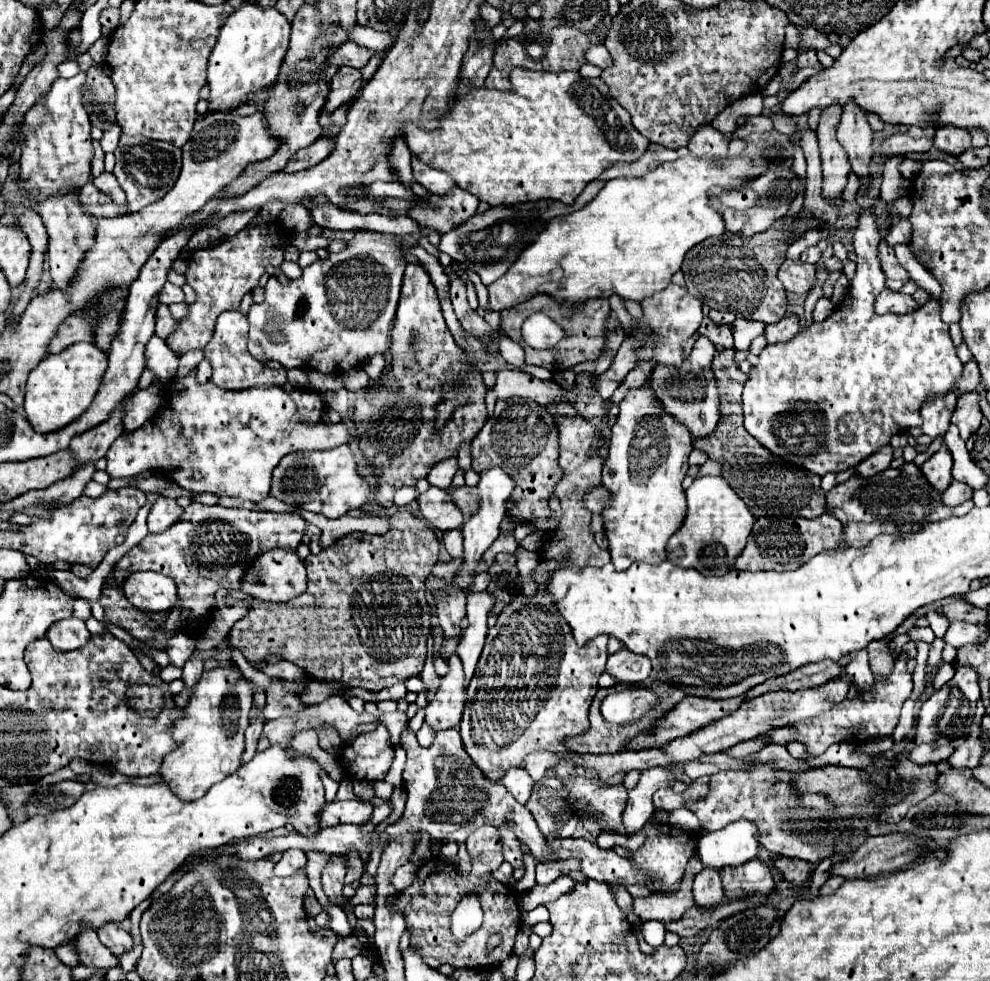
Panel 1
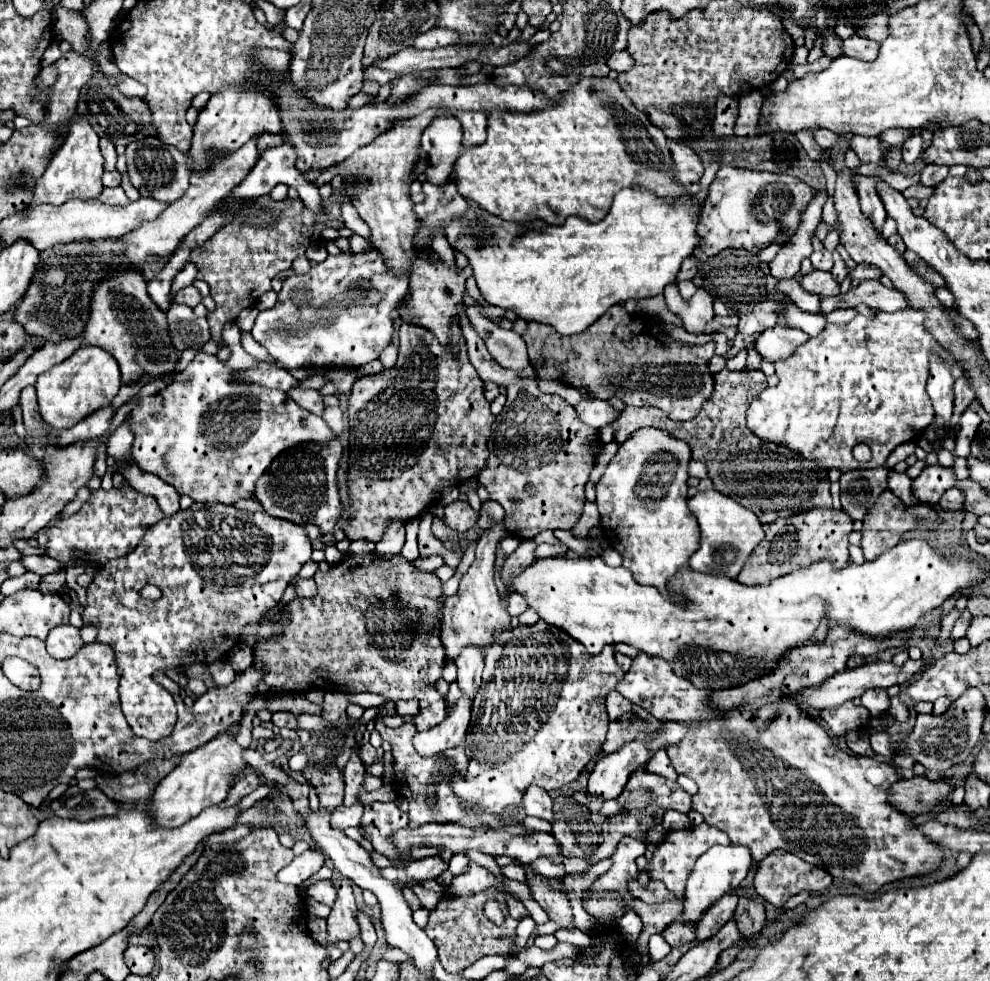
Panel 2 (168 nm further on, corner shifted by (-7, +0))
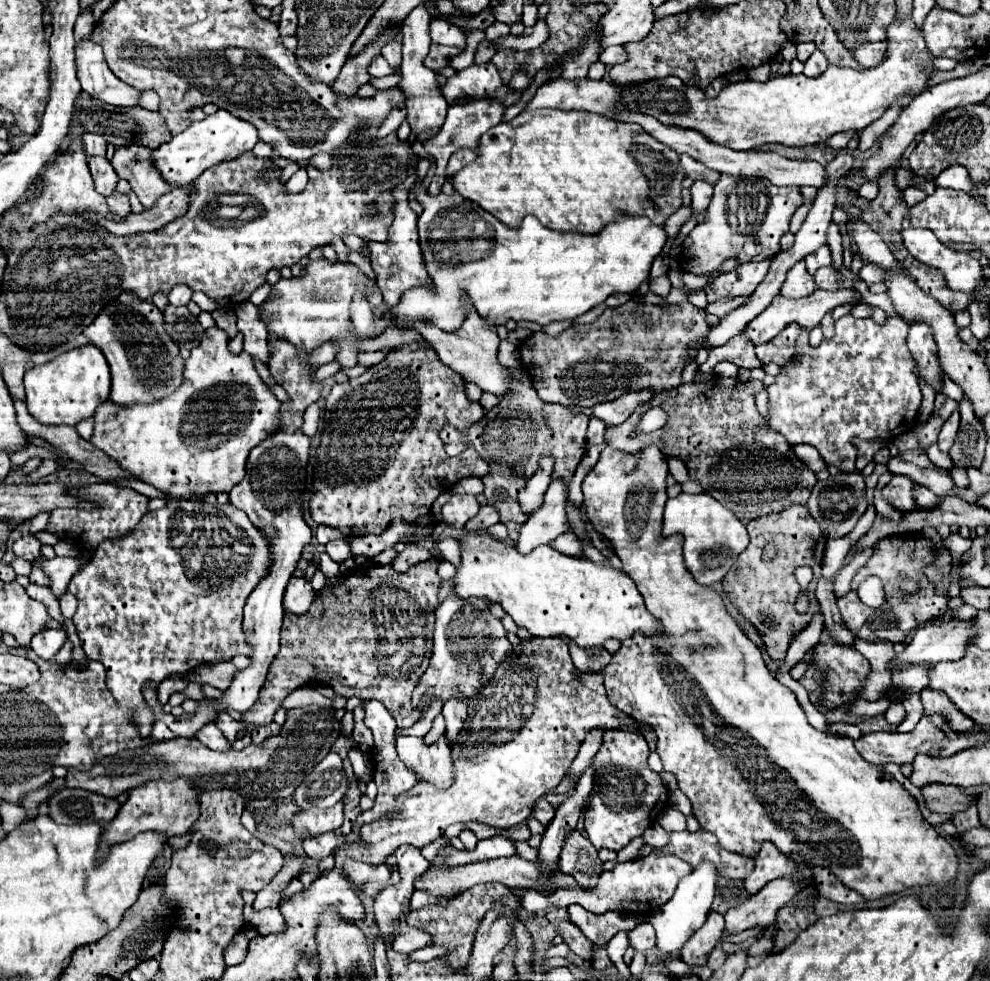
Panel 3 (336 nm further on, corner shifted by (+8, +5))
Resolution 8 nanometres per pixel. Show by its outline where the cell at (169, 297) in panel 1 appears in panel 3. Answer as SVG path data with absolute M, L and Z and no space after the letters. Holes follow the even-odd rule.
M175 285L167 297L171 305L187 305L191 301L191 289L187 285Z

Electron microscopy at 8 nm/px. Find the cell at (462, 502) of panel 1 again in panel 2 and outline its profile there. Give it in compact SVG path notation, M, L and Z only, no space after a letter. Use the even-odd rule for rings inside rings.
M488 500L482 504L480 508L480 520L478 520L478 528L482 530L488 530L492 528L496 522L502 522L504 520L504 510L498 502L494 500Z

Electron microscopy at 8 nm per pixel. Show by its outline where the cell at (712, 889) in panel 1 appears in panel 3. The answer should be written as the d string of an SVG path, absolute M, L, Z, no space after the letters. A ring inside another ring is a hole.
M711 911L705 925L697 929L697 933L693 933L693 937L689 937L689 941L683 945L681 959L689 965L705 965L705 959L717 945L723 933L723 927L725 927L723 915L717 911Z

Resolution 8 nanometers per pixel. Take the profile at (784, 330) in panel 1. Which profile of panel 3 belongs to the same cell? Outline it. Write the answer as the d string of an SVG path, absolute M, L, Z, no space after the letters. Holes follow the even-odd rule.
M787 325L773 341L767 341L765 345L755 345L755 355L761 363L777 363L785 365L789 357L793 357L795 337L799 333L799 325Z

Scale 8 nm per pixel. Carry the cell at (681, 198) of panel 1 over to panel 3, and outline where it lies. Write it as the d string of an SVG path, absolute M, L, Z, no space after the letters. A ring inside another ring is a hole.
M435 195L427 197L427 201L419 201L423 205L423 213L419 217L419 241L423 249L423 259L427 263L427 271L433 277L431 287L417 287L409 289L401 303L395 309L389 309L389 315L393 319L401 321L413 321L423 319L435 323L439 329L455 331L465 315L465 309L459 309L459 295L465 291L477 309L477 313L487 319L491 325L505 323L507 319L513 321L535 321L539 325L547 325L551 321L575 321L579 315L587 313L591 307L603 303L613 293L635 293L637 287L649 279L651 263L653 259L663 251L667 243L667 231L663 225L655 225L647 221L647 217L617 213L615 221L605 225L595 235L583 235L583 233L565 233L565 231L551 231L543 227L533 215L527 215L517 229L503 225L499 219L493 219L485 209L477 207L473 201L461 197L461 195ZM479 231L485 231L483 237L493 241L493 249L485 251L483 259L477 261L447 261L441 259L441 245L447 241L457 239L473 239L475 235L481 235Z

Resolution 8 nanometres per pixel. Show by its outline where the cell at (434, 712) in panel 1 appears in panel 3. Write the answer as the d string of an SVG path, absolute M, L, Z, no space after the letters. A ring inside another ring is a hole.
M399 735L397 753L399 759L419 775L419 779L429 781L439 789L445 789L453 783L451 749L445 741L445 735L441 735L439 741L431 745L427 745L423 737Z

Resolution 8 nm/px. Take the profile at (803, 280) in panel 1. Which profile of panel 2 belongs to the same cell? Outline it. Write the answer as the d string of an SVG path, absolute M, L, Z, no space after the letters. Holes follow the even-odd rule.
M814 270L812 274L802 276L800 284L804 290L818 294L818 296L838 296L840 294L840 284L834 280L834 276L830 272Z

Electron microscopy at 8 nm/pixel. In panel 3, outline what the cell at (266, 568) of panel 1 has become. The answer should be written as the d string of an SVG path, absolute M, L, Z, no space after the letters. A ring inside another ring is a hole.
M291 577L289 585L285 589L285 599L283 599L283 607L291 613L305 613L309 609L313 601L313 587L307 579L299 579L299 577Z

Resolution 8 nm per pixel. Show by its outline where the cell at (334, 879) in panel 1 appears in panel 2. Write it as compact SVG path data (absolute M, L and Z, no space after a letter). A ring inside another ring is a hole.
M334 880L334 886L338 890L338 898L332 906L328 922L328 942L340 942L340 940L352 940L360 936L360 926L356 920L358 908L354 902L352 886L348 880Z

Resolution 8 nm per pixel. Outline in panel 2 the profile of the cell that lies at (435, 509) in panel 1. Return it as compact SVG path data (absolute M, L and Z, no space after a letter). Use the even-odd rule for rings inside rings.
M456 500L444 508L444 524L452 530L468 532L470 528L474 528L476 520L478 520L478 512L468 502Z

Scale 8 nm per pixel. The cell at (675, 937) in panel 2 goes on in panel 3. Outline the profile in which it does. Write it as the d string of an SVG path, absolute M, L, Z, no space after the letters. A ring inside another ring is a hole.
M649 923L637 925L637 929L629 931L629 943L637 951L651 951L657 945L655 943L655 933L653 933L653 925L649 925Z

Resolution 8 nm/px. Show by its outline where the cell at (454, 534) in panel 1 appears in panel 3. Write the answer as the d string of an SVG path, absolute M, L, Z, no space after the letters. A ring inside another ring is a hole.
M407 543L405 551L401 551L399 557L391 561L391 565L393 565L393 569L403 573L403 571L407 571L407 567L411 567L411 565L415 565L419 561L425 561L429 557L433 557L433 555L431 555L431 551L427 547L421 547L419 543Z

